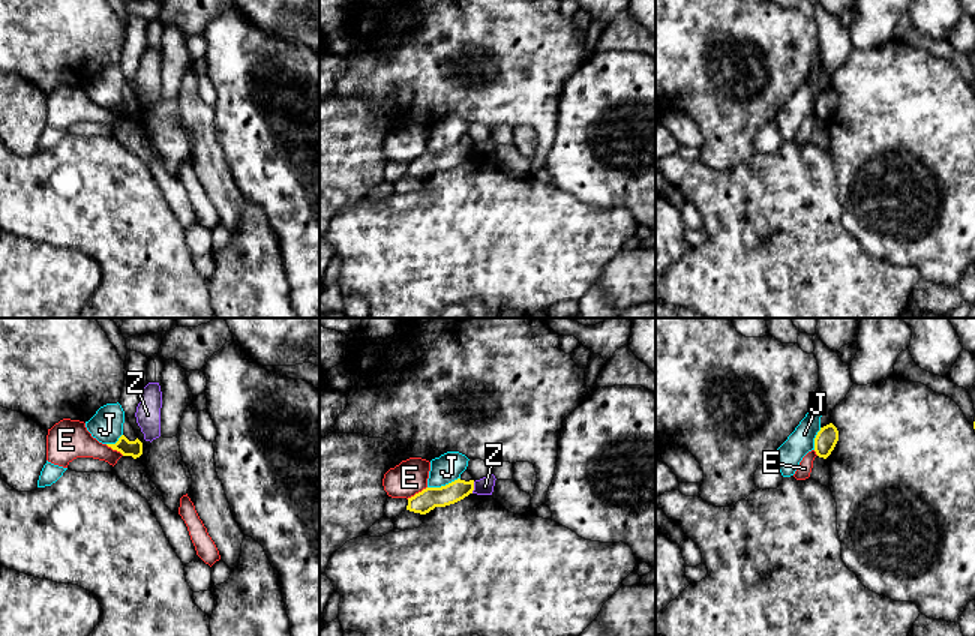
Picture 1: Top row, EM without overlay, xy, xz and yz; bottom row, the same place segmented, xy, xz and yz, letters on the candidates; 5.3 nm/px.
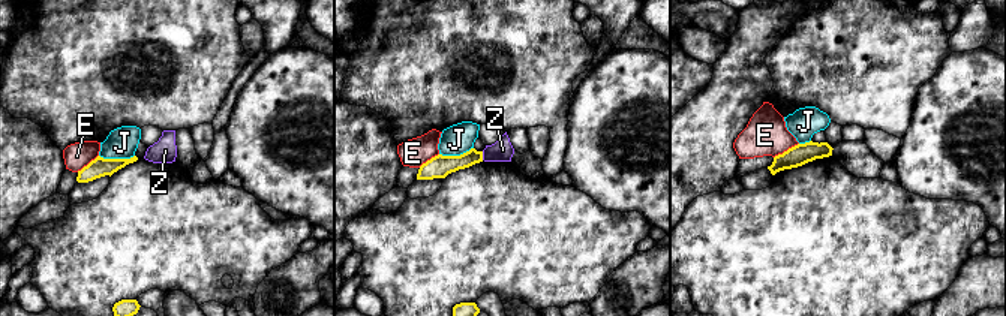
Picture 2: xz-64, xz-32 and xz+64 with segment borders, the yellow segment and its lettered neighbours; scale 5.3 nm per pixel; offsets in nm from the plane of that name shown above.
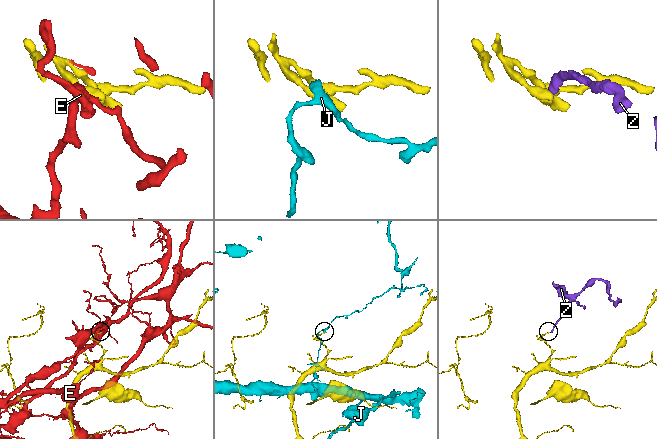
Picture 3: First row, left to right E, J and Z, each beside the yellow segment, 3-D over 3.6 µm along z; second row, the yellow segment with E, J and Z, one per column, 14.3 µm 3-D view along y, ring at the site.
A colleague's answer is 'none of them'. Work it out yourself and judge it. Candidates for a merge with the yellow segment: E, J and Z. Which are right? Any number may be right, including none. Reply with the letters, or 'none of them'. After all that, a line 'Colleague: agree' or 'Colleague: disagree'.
none of them
Colleague: agree

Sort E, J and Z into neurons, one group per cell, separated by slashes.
E / J / Z

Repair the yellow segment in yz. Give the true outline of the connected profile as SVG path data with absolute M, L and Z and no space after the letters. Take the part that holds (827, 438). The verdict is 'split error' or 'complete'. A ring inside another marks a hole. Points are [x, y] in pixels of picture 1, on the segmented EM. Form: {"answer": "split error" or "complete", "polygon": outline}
{"answer": "complete", "polygon": "M832 423L820 428L820 430L818 432L814 438L816 454L819 458L826 459L834 450L837 441L838 441L838 430Z"}

